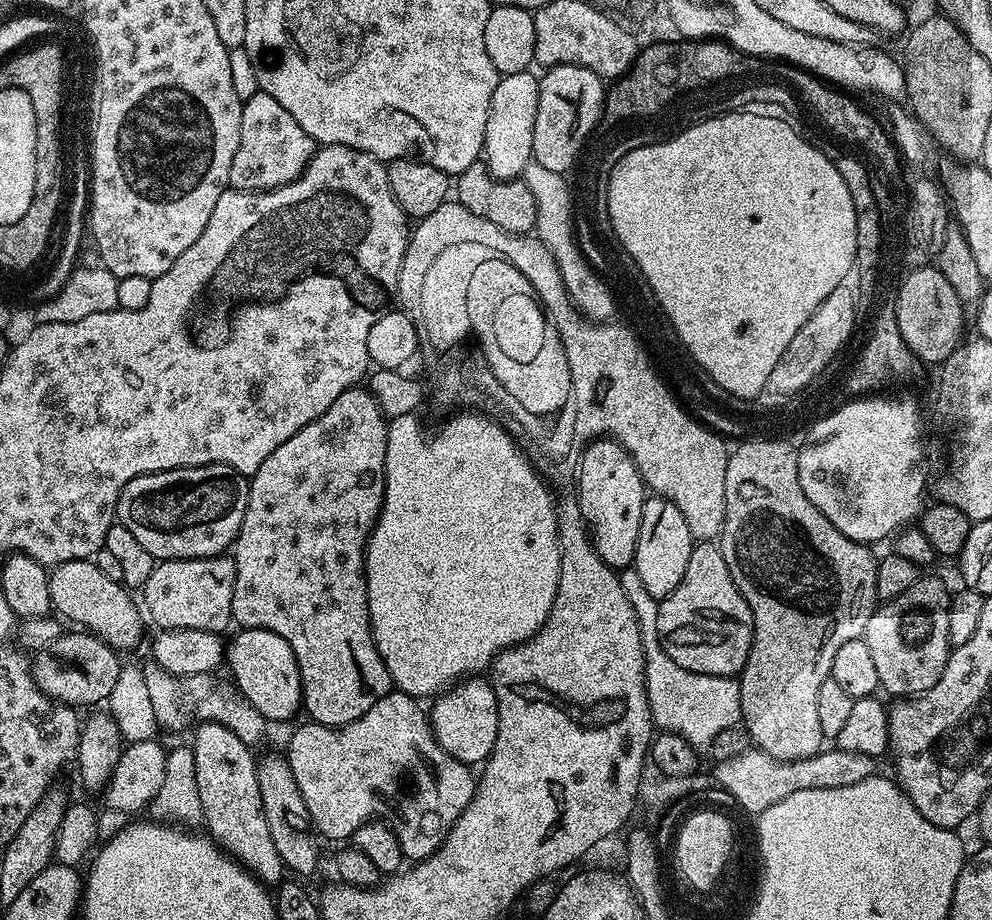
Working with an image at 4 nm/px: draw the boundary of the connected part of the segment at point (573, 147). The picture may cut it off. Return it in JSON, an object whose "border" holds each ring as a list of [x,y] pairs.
{"border":[[[559,64],[547,69],[539,77],[539,82],[540,97],[537,117],[534,119],[532,160],[546,166],[546,170],[568,174],[576,155],[581,155],[588,136],[601,117],[606,84],[590,70],[573,64]]]}

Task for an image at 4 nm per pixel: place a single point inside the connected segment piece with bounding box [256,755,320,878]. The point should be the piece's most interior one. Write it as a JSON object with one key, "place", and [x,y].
{"place":[290,824]}

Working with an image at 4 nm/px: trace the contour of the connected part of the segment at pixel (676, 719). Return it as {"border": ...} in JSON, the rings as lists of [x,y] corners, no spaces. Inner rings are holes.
{"border":[[[629,566],[619,573],[620,583],[634,606],[640,623],[640,633],[644,643],[644,685],[648,691],[648,705],[652,711],[652,723],[657,729],[674,734],[682,734],[690,746],[697,750],[711,749],[714,734],[735,728],[740,719],[740,686],[733,677],[698,674],[678,666],[666,650],[662,650],[658,638],[658,601],[642,586],[635,567]]]}

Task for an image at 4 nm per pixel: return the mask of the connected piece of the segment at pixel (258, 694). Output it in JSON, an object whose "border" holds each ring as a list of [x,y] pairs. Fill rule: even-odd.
{"border":[[[246,628],[237,633],[226,648],[226,668],[232,671],[231,679],[250,706],[254,706],[254,710],[258,710],[258,714],[262,714],[268,722],[288,720],[296,711],[299,713],[304,695],[298,662],[294,658],[294,650],[290,650],[290,642],[261,628]]]}

